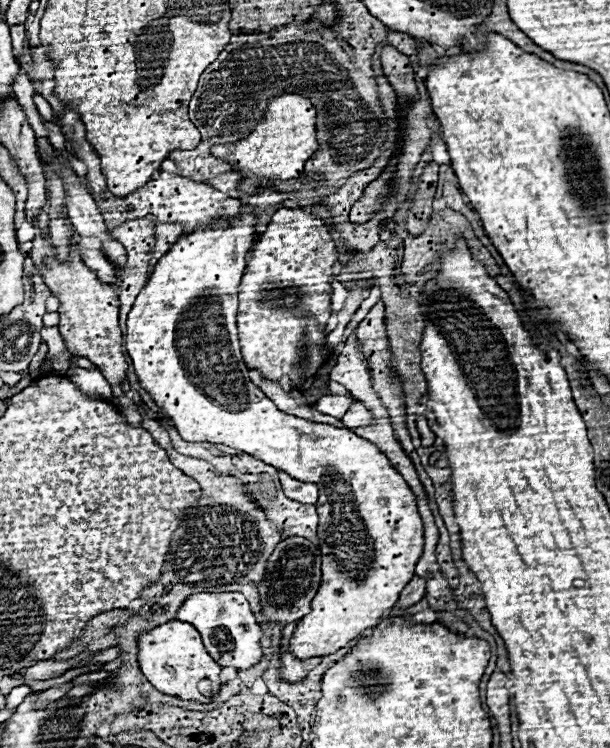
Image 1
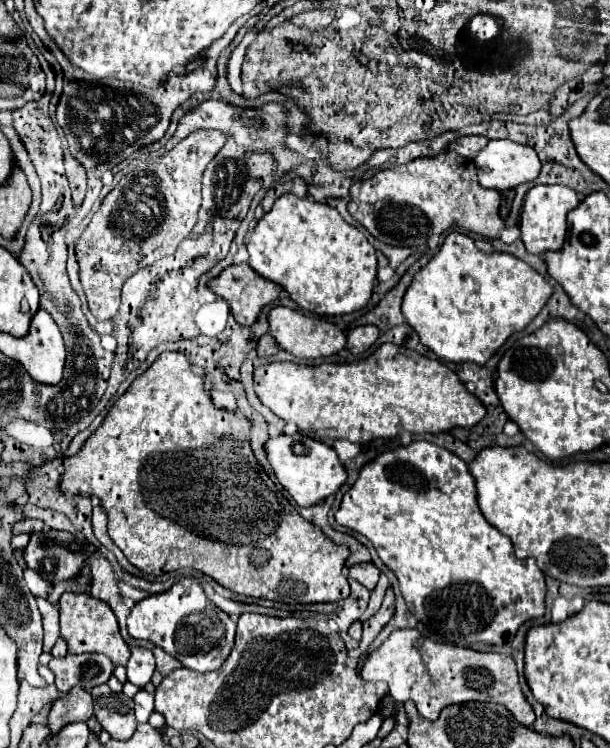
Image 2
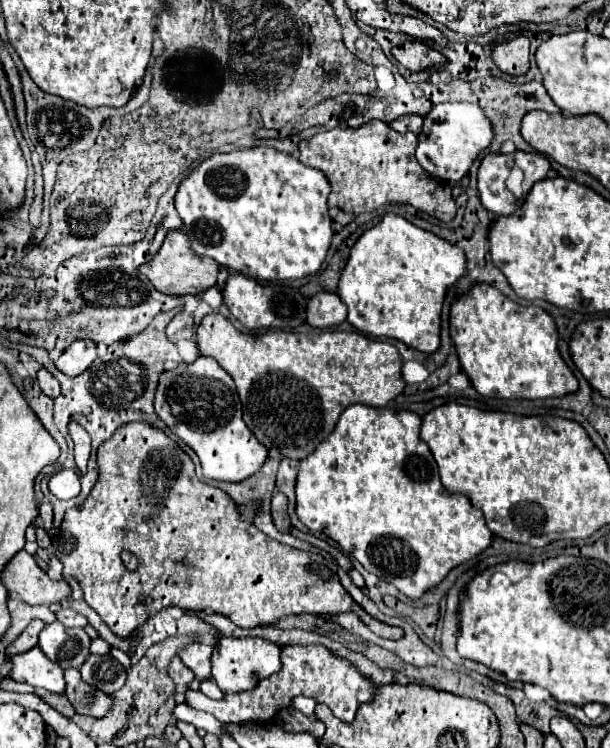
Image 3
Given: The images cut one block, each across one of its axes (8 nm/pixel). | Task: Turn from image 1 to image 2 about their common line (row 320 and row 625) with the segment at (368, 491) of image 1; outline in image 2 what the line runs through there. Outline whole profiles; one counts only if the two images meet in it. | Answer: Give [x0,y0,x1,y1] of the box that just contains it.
[128,578,236,672]

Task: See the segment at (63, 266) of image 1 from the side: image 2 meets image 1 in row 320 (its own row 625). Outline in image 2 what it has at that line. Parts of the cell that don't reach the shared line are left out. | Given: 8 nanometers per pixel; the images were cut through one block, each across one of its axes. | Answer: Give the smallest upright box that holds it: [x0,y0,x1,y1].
[60,592,130,666]

